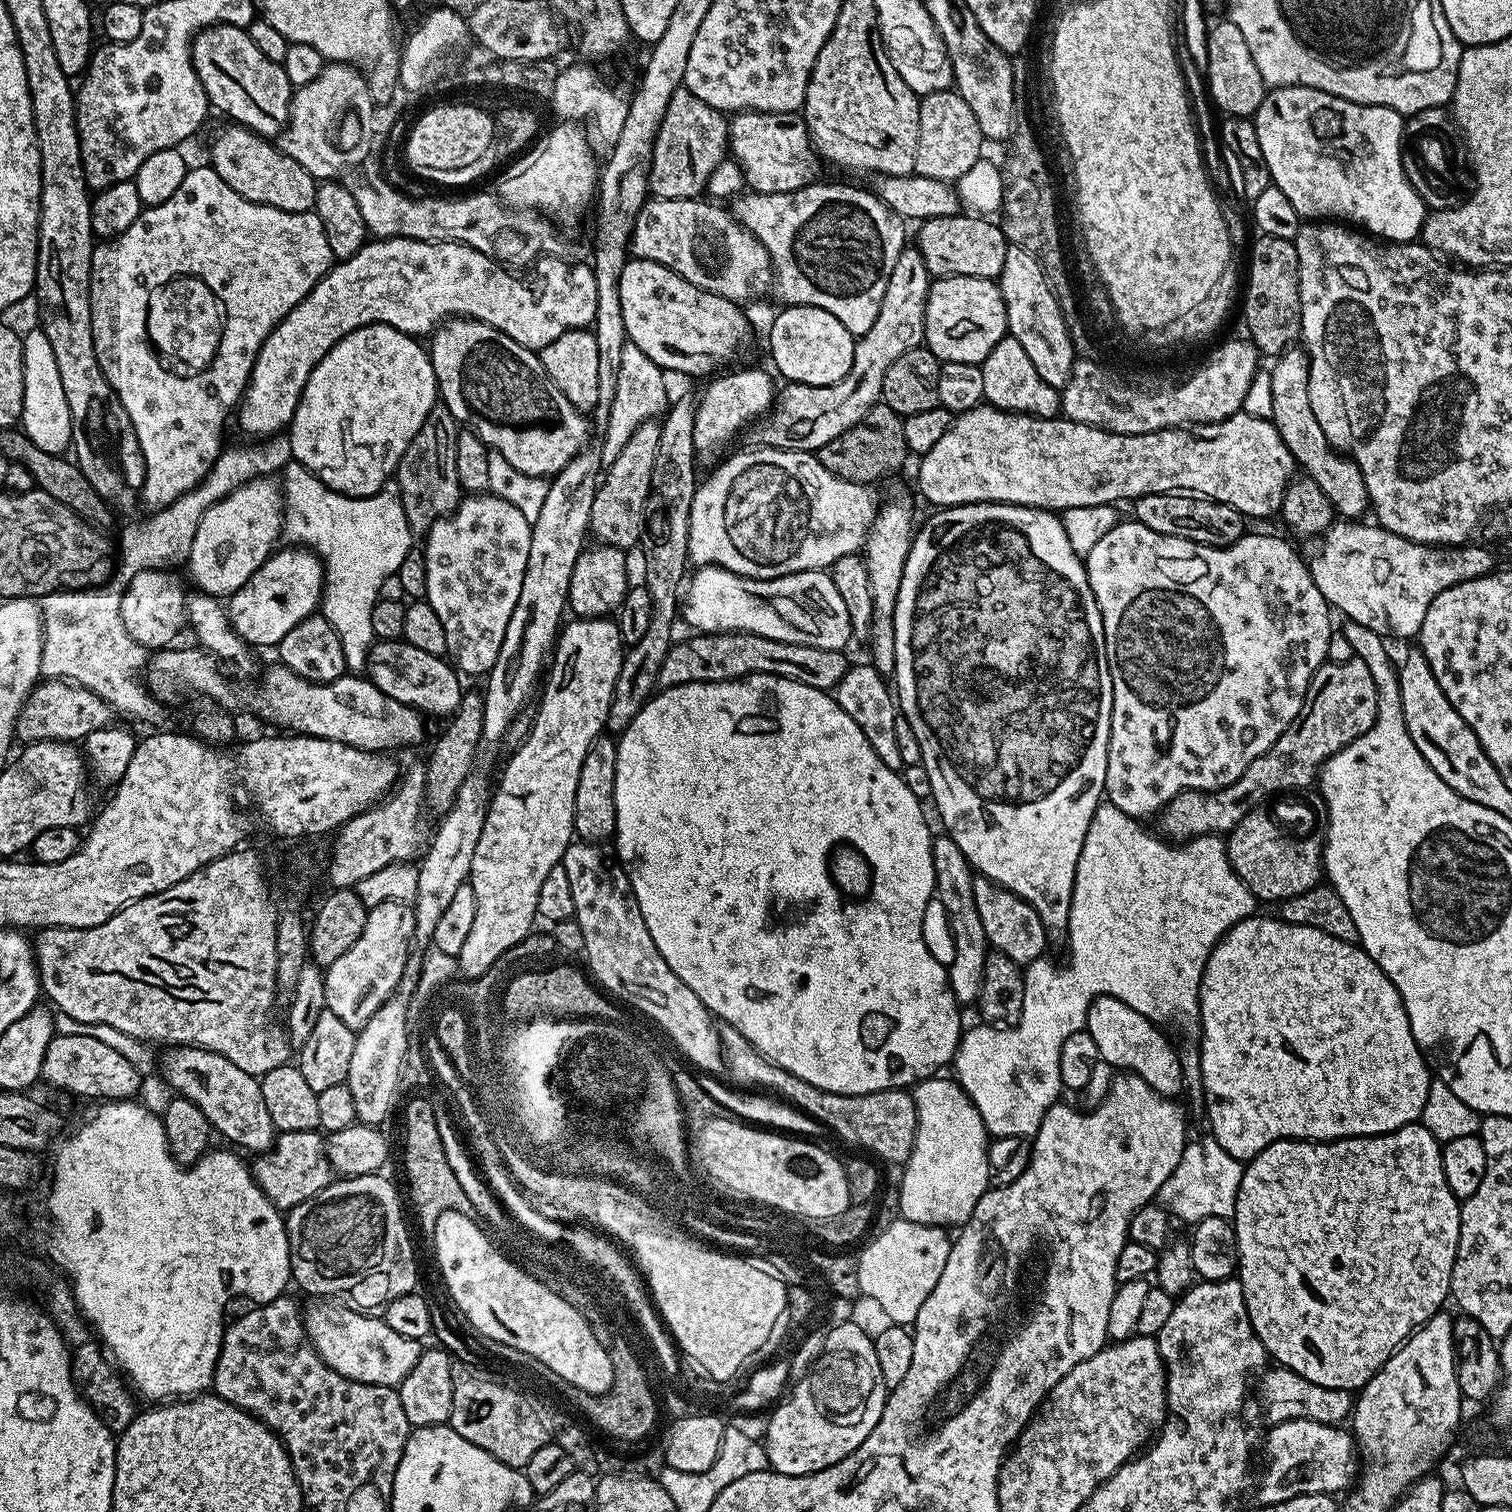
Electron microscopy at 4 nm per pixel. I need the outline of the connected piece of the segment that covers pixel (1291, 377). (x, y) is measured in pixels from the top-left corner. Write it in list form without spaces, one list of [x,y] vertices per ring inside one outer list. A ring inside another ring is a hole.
[[[1303,347],[1287,348],[1280,356],[1271,361],[1270,390],[1274,398],[1271,421],[1276,425],[1282,442],[1296,459],[1297,465],[1326,494],[1332,503],[1337,517],[1348,522],[1356,522],[1365,511],[1369,511],[1366,482],[1358,470],[1358,466],[1347,455],[1341,454],[1332,447],[1332,443],[1322,434],[1322,426],[1318,426],[1318,418],[1314,418],[1314,410],[1310,410],[1310,390],[1308,389],[1308,354]]]

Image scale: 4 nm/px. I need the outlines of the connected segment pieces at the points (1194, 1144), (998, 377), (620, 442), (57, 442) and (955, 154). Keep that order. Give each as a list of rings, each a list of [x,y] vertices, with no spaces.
[[[1204,1134],[1201,1140],[1189,1139],[1182,1150],[1182,1159],[1174,1166],[1174,1174],[1162,1182],[1155,1203],[1163,1205],[1177,1221],[1185,1220],[1188,1226],[1194,1226],[1206,1218],[1232,1220],[1236,1214],[1238,1186],[1242,1182],[1244,1164]]]
[[[1004,336],[1002,342],[998,342],[998,346],[990,350],[990,354],[986,354],[980,369],[984,400],[991,407],[1007,412],[1021,412],[1027,416],[1040,416],[1043,420],[1051,420],[1061,415],[1060,392],[1050,386],[1050,382],[1044,381],[1038,370],[1034,370],[1034,365],[1030,363],[1030,357],[1018,342],[1018,338]]]
[[[630,342],[622,350],[622,366],[618,366],[618,390],[614,390],[614,402],[610,406],[608,424],[602,430],[604,444],[599,445],[601,465],[607,466],[622,454],[622,446],[630,442],[630,436],[648,420],[656,420],[669,407],[670,395],[664,385],[666,373],[658,367],[638,346]]]
[[[35,326],[23,333],[24,349],[22,366],[24,367],[24,409],[20,415],[22,431],[34,446],[47,452],[64,454],[72,443],[72,419],[70,405],[66,402],[66,393],[62,391],[62,378],[58,378],[58,361],[54,358],[54,349],[50,347],[50,338],[46,338],[43,327]]]
[[[931,92],[920,97],[915,175],[958,181],[970,166],[974,166],[974,162],[982,159],[983,152],[980,151],[984,147],[986,141],[982,130],[978,130],[978,118],[974,118],[974,110],[966,106],[959,92]]]

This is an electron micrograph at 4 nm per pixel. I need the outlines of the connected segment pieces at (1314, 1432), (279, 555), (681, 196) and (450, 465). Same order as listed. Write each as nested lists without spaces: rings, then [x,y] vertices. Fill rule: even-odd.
[[[1287,1420],[1273,1424],[1267,1430],[1268,1437],[1262,1440],[1264,1473],[1261,1476],[1259,1473],[1254,1488],[1257,1505],[1286,1502],[1302,1494],[1343,1493],[1353,1483],[1358,1472],[1358,1449],[1347,1427],[1309,1420]]]
[[[295,547],[285,552],[273,551],[263,566],[230,597],[228,620],[249,646],[279,645],[290,630],[321,607],[325,585],[323,559],[315,551]]]
[[[681,86],[674,90],[670,104],[666,106],[666,114],[662,118],[662,126],[656,135],[652,151],[652,165],[648,171],[648,190],[657,200],[695,200],[708,187],[708,180],[716,167],[729,155],[728,121],[725,113],[711,108],[702,98],[698,98],[689,88]]]
[[[437,402],[426,416],[421,429],[402,454],[394,473],[394,483],[400,493],[400,501],[406,510],[406,522],[413,537],[427,537],[428,532],[444,516],[456,511],[462,499],[458,482],[458,465],[455,462],[458,425],[450,410]]]

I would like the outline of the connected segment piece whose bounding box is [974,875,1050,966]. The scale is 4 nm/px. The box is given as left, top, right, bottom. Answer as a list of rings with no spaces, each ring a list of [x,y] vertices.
[[[982,875],[974,879],[974,906],[978,906],[978,918],[982,918],[982,930],[986,930],[989,945],[995,951],[1006,954],[1018,965],[1026,966],[1045,955],[1044,947],[1050,943],[1048,931],[1042,926],[1039,912],[1034,910],[1018,894],[998,886]]]

